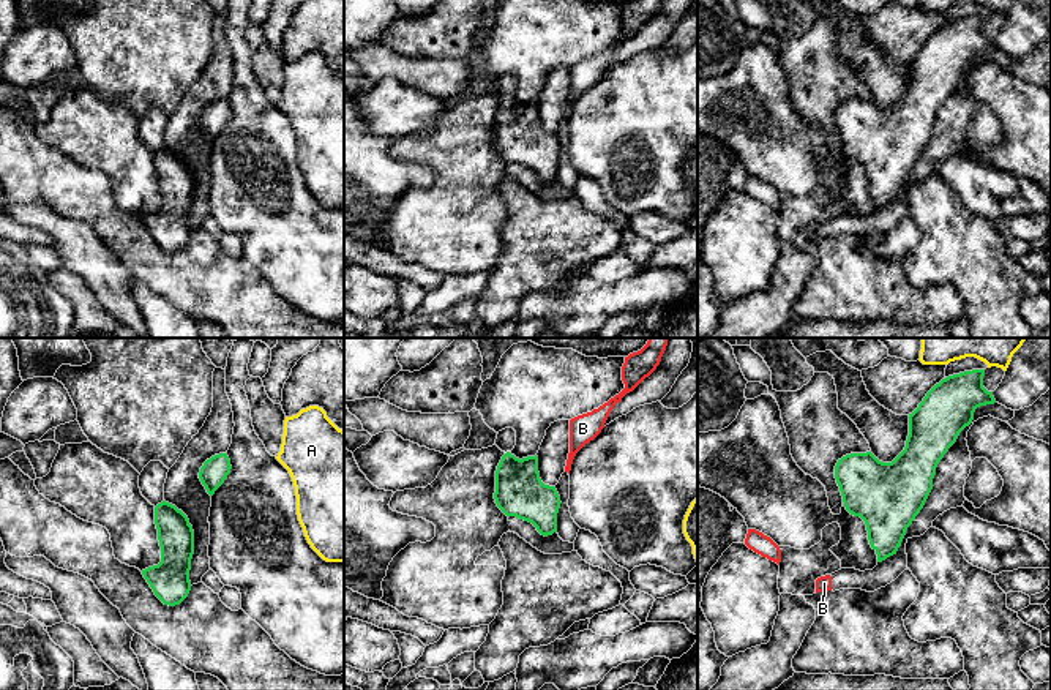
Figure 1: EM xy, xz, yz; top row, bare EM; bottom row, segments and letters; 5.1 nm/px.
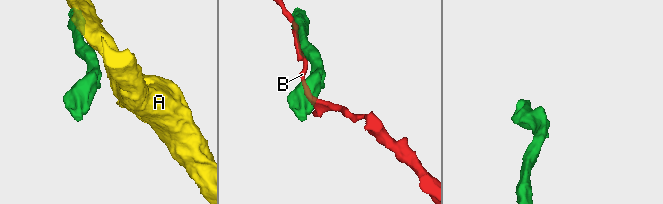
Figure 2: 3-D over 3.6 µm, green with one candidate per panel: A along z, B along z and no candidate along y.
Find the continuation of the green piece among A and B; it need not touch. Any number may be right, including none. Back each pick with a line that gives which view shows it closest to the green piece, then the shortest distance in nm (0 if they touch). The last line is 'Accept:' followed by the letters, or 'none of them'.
Accept: none of them

